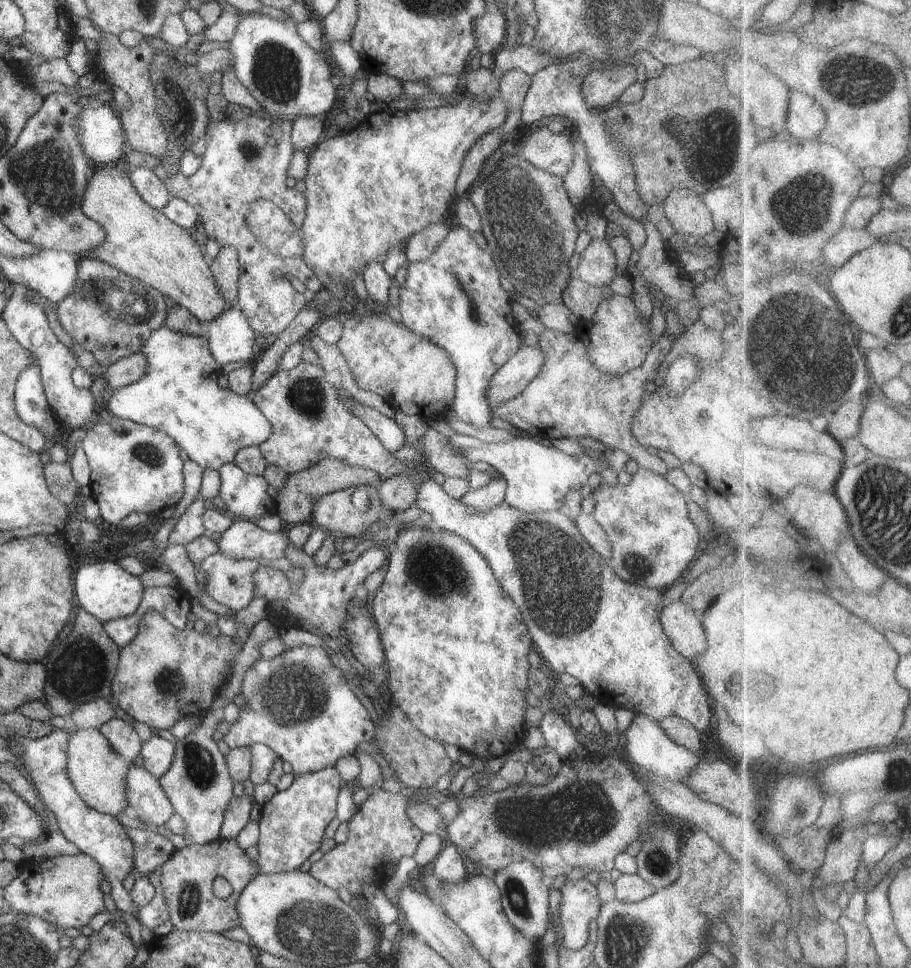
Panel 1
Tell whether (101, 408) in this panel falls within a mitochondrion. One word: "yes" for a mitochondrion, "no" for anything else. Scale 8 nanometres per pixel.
no

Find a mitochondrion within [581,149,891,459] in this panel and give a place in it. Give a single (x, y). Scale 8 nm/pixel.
(808, 354)

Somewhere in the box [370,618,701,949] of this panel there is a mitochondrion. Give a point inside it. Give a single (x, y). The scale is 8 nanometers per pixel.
(583, 812)

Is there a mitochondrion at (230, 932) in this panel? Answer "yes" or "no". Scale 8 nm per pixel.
no

